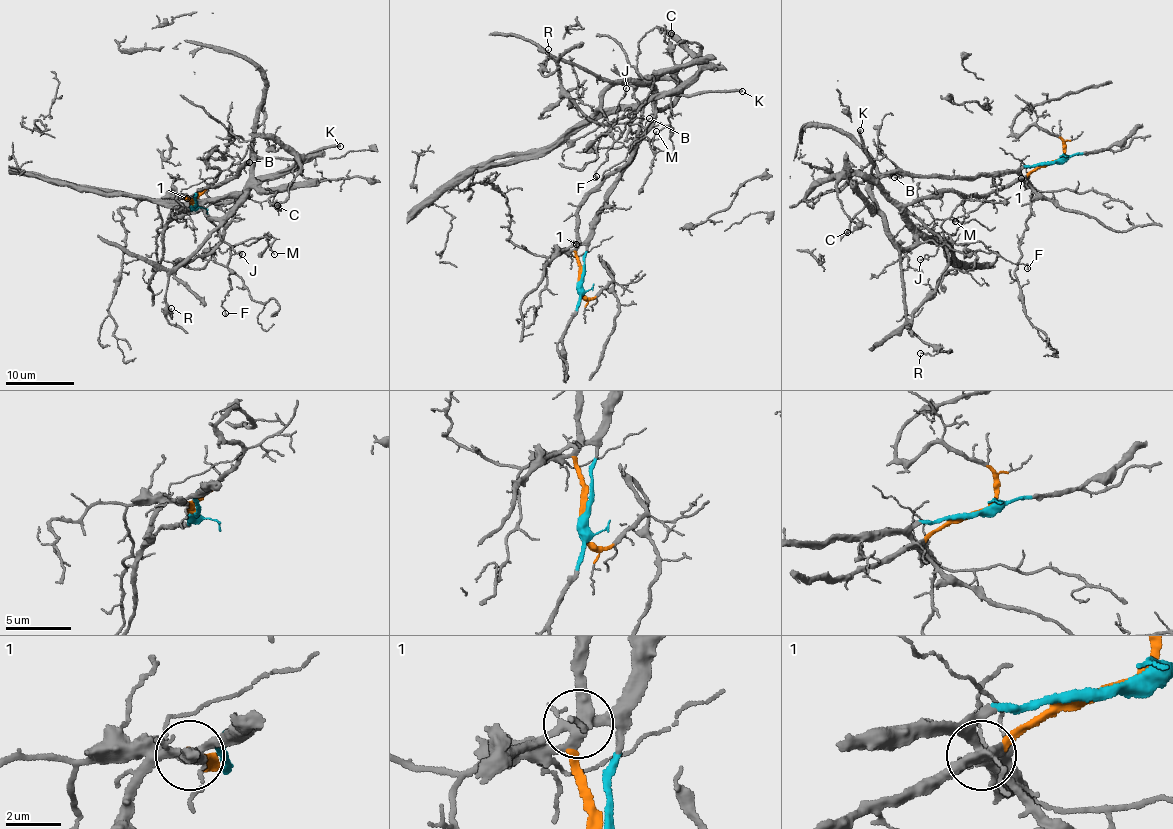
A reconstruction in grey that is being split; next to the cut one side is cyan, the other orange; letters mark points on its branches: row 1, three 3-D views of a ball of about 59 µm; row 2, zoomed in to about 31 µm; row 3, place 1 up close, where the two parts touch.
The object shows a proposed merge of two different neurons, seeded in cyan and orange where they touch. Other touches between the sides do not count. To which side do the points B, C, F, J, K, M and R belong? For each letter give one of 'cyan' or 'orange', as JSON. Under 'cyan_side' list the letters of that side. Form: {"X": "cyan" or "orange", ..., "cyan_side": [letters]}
{"B": "cyan", "C": "orange", "F": "cyan", "J": "cyan", "K": "cyan", "M": "cyan", "R": "cyan", "cyan_side": ["B", "F", "J", "K", "M", "R"]}

